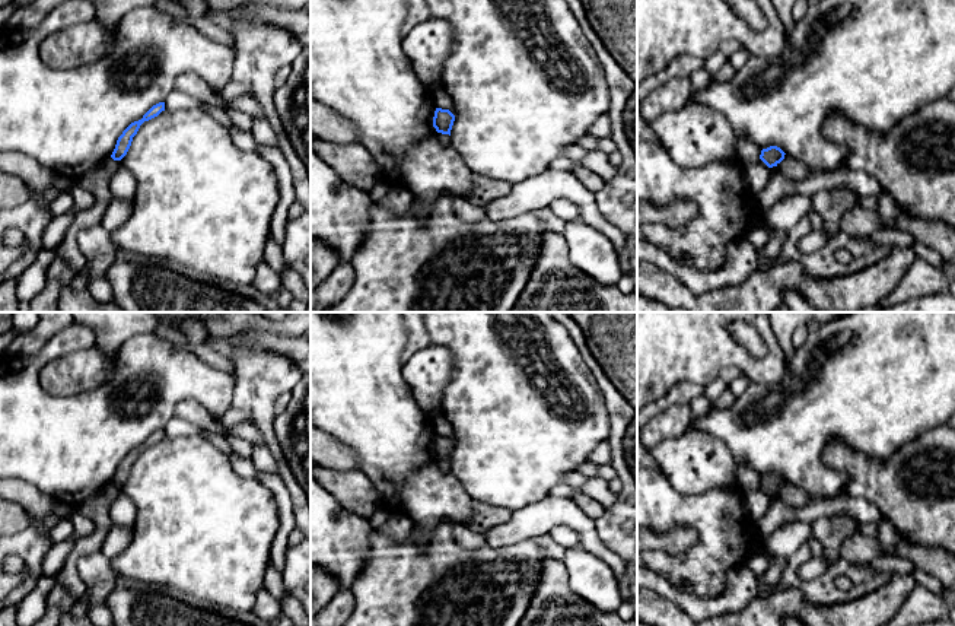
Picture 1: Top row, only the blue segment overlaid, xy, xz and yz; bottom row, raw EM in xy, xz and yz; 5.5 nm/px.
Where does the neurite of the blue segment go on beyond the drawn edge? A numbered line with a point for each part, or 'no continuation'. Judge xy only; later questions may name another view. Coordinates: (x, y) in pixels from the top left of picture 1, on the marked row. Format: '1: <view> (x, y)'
no continuation

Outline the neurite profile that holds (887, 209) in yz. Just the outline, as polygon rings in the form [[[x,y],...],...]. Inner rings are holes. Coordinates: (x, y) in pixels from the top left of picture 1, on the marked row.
[[[881,193],[878,197],[878,210],[882,225],[886,228],[891,225],[894,217],[900,213],[900,207],[894,203],[888,193]]]

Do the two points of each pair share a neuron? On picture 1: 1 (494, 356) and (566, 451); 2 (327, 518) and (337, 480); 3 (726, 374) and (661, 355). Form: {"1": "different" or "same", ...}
{"1": "same", "2": "different", "3": "different"}

